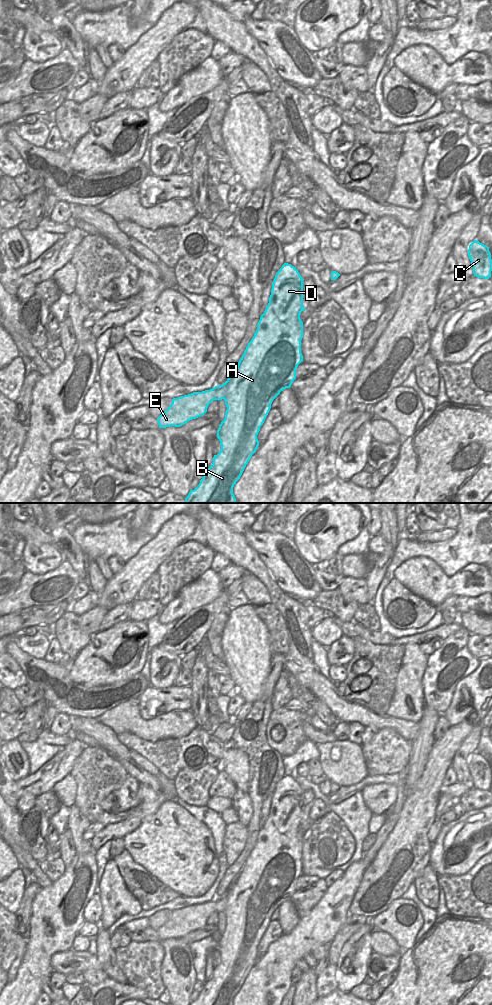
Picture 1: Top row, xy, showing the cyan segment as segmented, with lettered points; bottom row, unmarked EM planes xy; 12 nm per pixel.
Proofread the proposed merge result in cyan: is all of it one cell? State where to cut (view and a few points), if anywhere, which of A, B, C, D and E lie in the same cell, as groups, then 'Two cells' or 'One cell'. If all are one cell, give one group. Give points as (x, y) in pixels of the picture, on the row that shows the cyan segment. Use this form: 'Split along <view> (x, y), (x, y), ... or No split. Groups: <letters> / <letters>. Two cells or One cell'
Split along xy (216, 386), (217, 399). Groups: A B C D / E. Two cells.

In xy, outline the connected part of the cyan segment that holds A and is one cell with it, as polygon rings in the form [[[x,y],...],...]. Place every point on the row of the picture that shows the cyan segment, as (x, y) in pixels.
[[[284,263],[276,273],[272,282],[269,303],[260,317],[253,338],[248,343],[235,371],[224,384],[217,386],[217,400],[224,399],[227,407],[225,418],[217,430],[221,450],[217,455],[214,455],[212,465],[205,470],[199,485],[194,490],[190,490],[185,498],[185,503],[236,503],[233,487],[259,446],[257,435],[260,427],[271,409],[273,400],[281,391],[291,387],[296,379],[296,369],[303,362],[301,353],[303,322],[300,319],[301,312],[305,311],[303,307],[303,281],[304,279],[296,267],[288,263]]]

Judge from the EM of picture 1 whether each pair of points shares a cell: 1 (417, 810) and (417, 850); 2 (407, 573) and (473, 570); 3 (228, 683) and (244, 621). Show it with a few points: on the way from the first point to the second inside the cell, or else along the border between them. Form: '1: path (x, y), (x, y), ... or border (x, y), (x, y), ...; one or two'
1: path (417, 820), (417, 840); one
2: path (423, 577), (428, 581), (457, 581); one
3: border (228, 675), (234, 683), (235, 692); two

